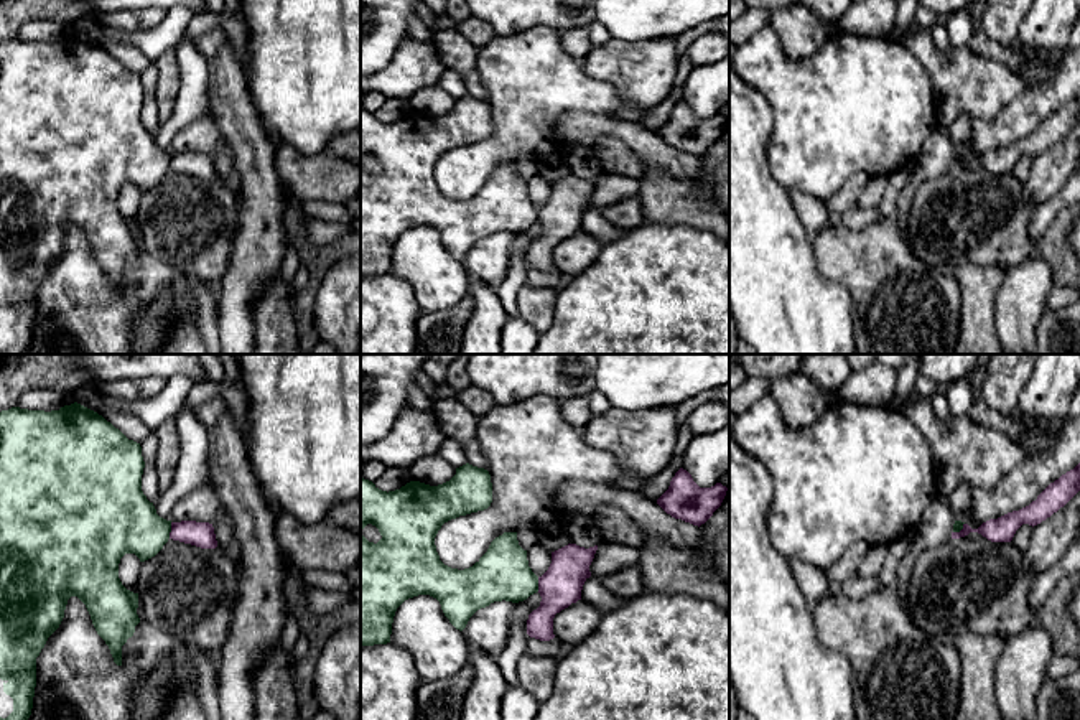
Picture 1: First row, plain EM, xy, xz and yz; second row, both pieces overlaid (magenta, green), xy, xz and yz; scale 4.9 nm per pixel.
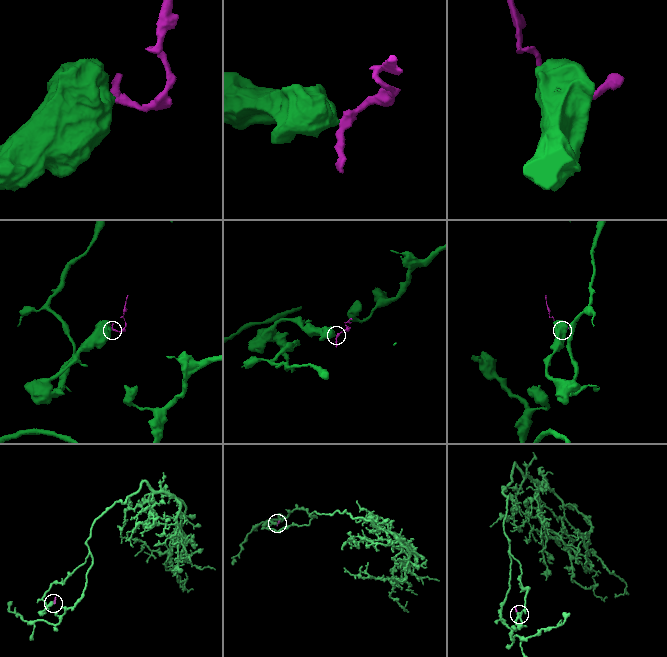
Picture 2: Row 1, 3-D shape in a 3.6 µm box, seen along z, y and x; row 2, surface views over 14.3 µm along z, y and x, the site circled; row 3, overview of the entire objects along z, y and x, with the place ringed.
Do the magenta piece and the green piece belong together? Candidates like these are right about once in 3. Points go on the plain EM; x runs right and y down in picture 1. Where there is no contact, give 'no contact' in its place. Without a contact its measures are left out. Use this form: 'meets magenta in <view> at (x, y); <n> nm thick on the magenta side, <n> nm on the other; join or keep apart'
meets magenta in xy at (172, 162); 130 nm thick on the magenta side, 320 nm on the other; keep apart

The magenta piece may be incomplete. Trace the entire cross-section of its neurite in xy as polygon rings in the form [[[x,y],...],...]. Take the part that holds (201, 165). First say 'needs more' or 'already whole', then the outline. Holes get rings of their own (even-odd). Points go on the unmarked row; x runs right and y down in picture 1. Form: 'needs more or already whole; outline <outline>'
already whole; outline [[[181,152],[171,153],[170,170],[191,175],[201,180],[216,180],[214,158],[209,153]]]

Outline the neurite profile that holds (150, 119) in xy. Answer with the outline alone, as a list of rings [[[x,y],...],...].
[[[155,92],[145,94],[143,105],[142,105],[142,122],[150,133],[156,133],[161,120],[158,117],[158,104]]]

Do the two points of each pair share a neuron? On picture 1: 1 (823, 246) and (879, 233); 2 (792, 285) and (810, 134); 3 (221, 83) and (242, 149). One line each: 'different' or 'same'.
1: same
2: different
3: same

